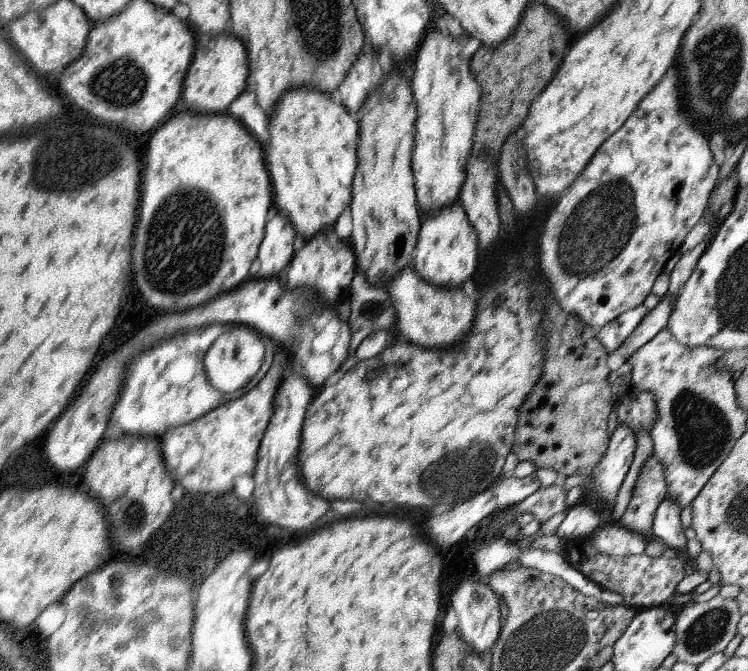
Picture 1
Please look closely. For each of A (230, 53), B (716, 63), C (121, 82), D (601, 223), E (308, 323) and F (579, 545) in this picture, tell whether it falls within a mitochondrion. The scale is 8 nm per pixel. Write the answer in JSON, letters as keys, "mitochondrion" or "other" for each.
{"A":"other","B":"mitochondrion","C":"mitochondrion","D":"mitochondrion","E":"other","F":"other"}

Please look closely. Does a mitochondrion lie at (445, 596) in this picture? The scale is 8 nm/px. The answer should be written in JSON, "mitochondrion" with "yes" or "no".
{"mitochondrion":"no"}

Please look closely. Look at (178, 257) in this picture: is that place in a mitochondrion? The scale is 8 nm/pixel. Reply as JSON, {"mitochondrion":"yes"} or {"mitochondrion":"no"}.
{"mitochondrion":"yes"}

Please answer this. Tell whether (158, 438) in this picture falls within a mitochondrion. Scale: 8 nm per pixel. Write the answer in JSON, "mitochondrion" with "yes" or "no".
{"mitochondrion":"no"}

